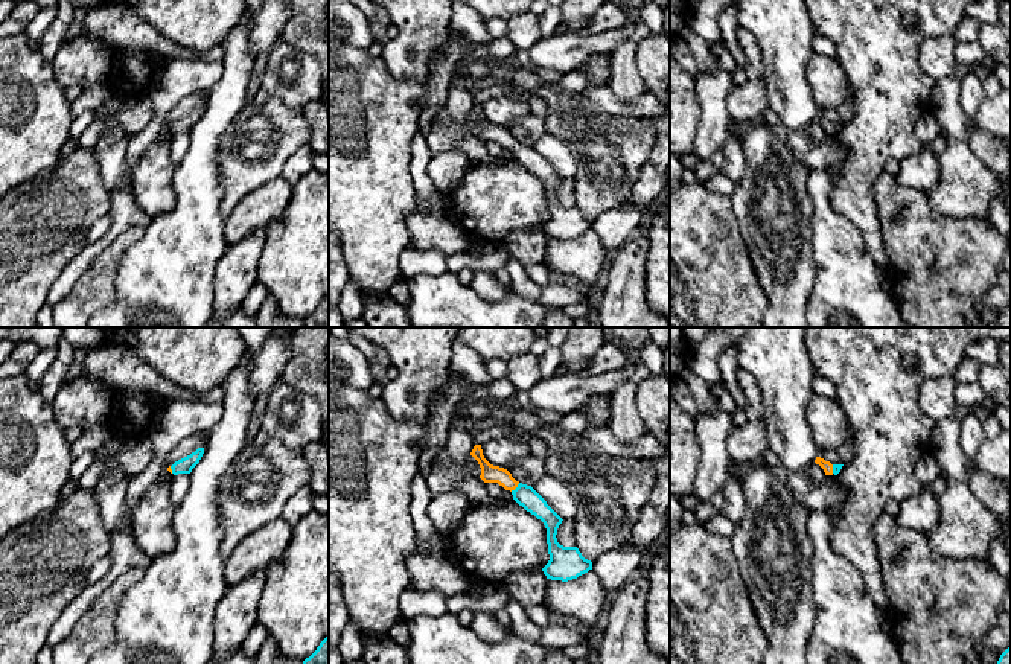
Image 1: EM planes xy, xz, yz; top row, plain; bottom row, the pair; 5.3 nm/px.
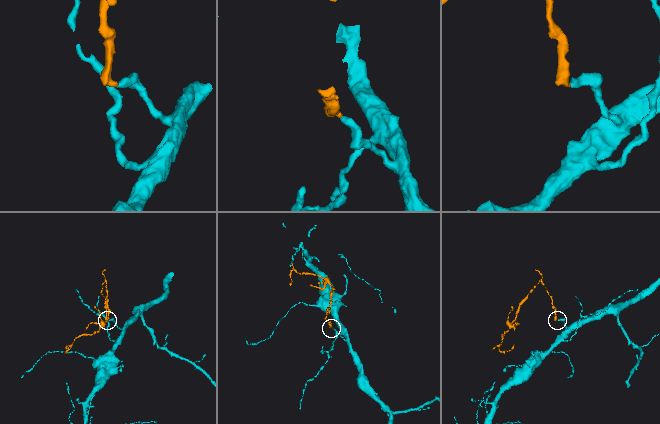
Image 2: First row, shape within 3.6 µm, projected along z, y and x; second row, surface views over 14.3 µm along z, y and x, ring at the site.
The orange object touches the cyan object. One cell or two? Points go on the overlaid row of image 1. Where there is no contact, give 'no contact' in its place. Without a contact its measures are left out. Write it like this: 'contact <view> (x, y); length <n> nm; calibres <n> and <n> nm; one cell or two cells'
contact xz (515, 488); length 70 nm; calibres 100 and 110 nm; one cell

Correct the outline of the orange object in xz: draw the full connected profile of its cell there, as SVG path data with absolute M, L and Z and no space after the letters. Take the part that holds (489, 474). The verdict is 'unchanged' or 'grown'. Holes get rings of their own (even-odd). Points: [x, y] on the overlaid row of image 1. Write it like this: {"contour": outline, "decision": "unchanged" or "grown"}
{"contour": "M475 445L470 455L478 461L480 478L484 483L498 483L510 490L519 506L544 522L550 554L548 563L542 568L547 579L568 582L592 570L592 562L585 559L577 547L563 547L557 542L557 528L563 519L531 486L516 481L507 469L490 464L483 455L481 445Z", "decision": "grown"}

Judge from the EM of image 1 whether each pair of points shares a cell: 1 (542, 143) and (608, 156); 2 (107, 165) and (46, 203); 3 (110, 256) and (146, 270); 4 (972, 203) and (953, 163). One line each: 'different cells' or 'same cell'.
1: different cells
2: different cells
3: different cells
4: same cell

